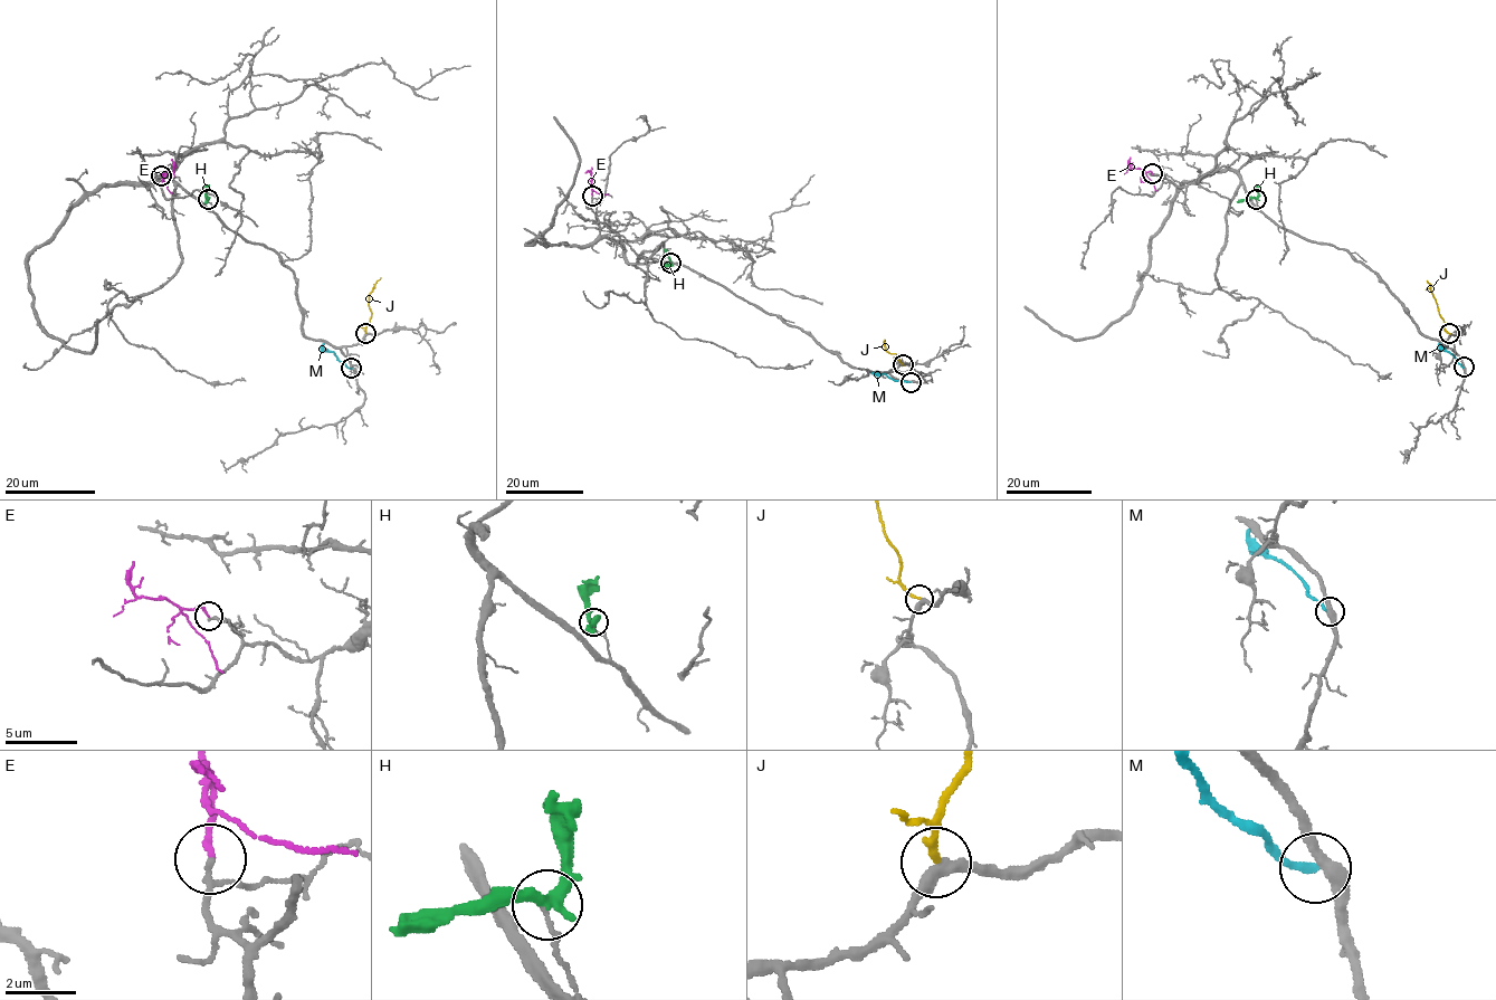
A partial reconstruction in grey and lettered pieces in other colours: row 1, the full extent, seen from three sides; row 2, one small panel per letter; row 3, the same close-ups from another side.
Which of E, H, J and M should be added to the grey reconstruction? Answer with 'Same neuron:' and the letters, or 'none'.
Same neuron: E

